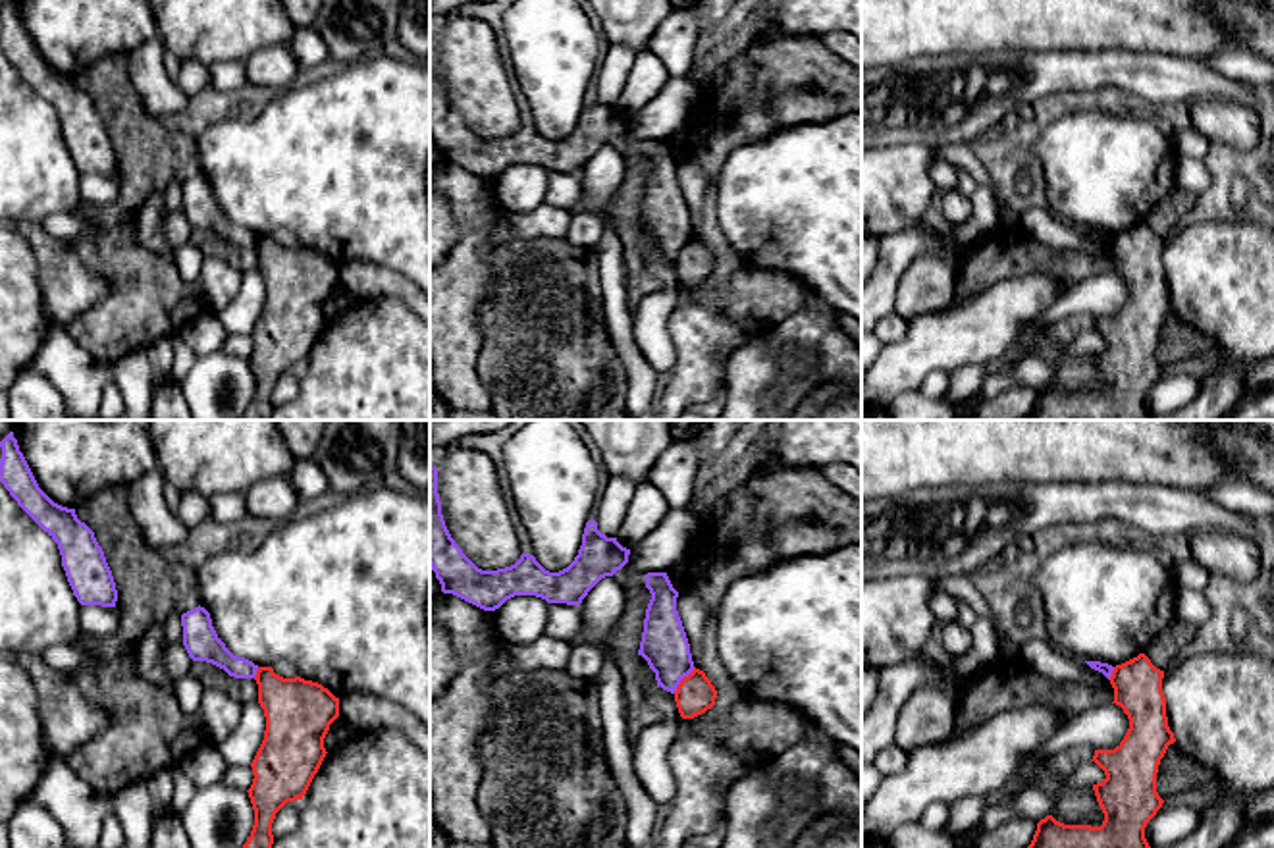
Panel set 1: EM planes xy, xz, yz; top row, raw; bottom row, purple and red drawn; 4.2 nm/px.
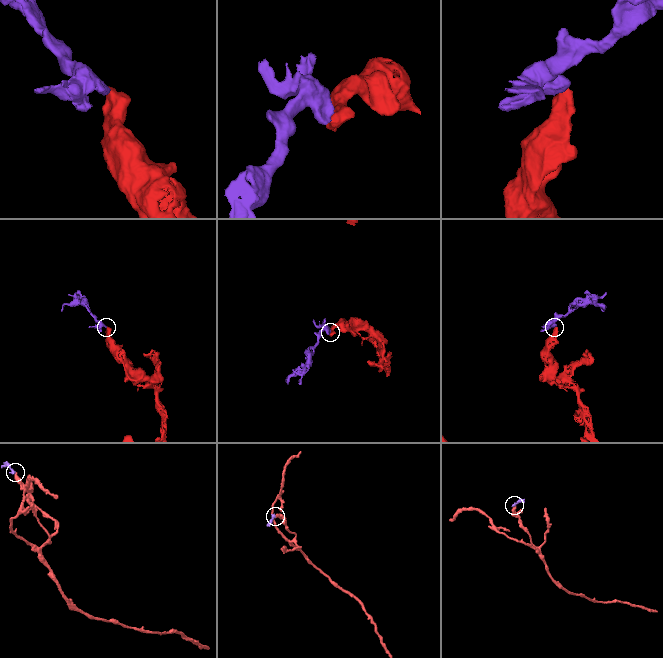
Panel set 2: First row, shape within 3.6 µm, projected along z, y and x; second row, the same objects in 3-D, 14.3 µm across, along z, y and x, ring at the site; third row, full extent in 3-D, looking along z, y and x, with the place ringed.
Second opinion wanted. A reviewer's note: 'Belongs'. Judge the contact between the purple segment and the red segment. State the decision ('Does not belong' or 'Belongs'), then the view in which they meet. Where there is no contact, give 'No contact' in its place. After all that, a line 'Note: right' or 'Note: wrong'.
Does not belong. Touches purple in xz
Note: wrong

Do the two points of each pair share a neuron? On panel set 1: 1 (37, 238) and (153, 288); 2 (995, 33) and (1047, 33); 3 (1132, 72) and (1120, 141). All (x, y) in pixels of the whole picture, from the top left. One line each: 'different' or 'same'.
1: different
2: same
3: different

